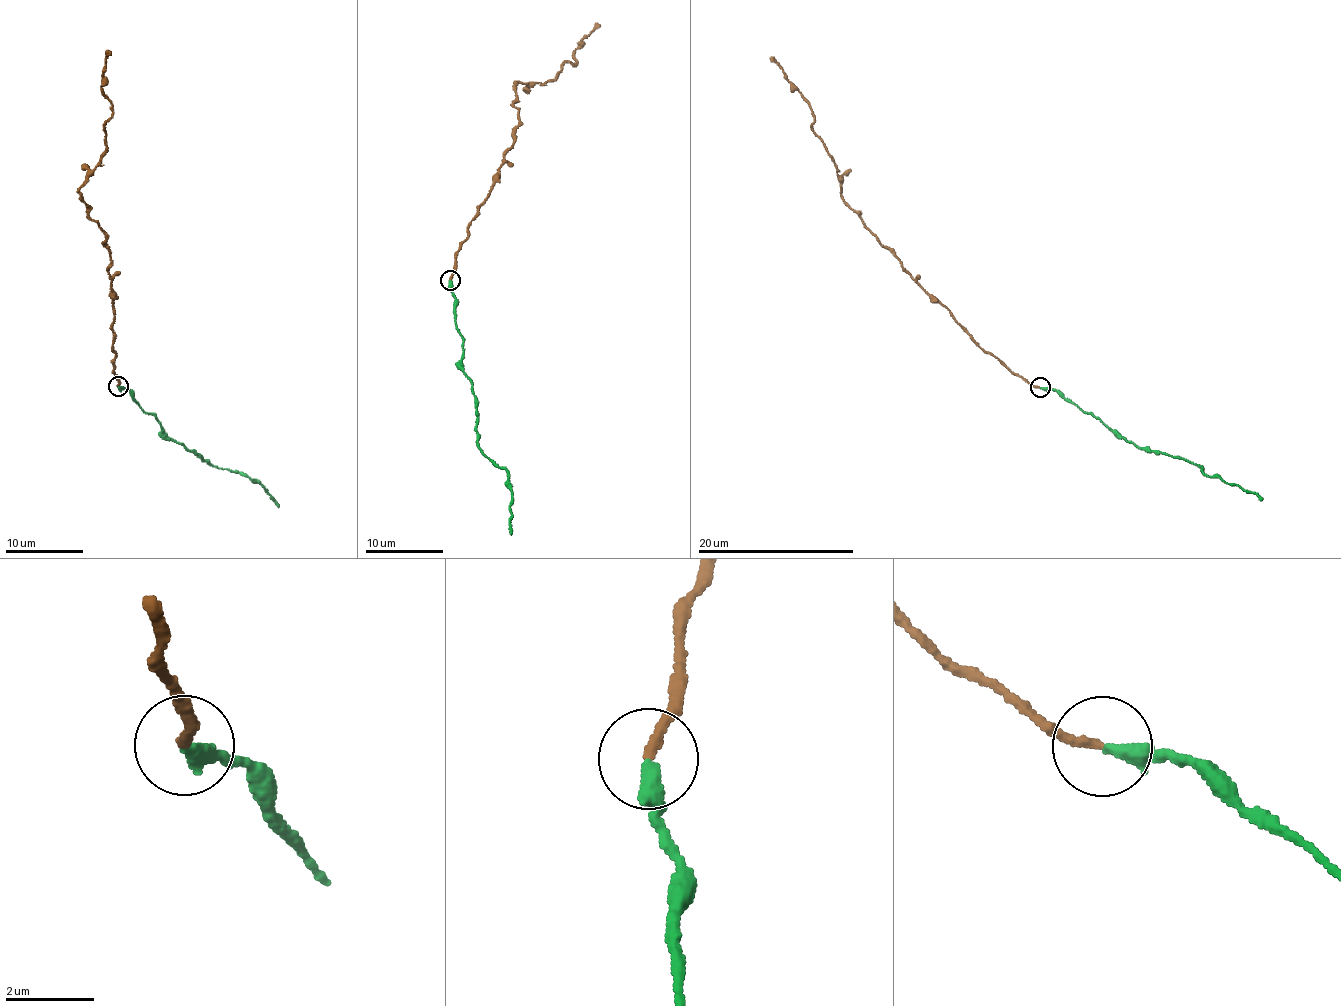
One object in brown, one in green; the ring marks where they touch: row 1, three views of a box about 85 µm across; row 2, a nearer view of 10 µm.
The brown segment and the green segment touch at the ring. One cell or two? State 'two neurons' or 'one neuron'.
one neuron

